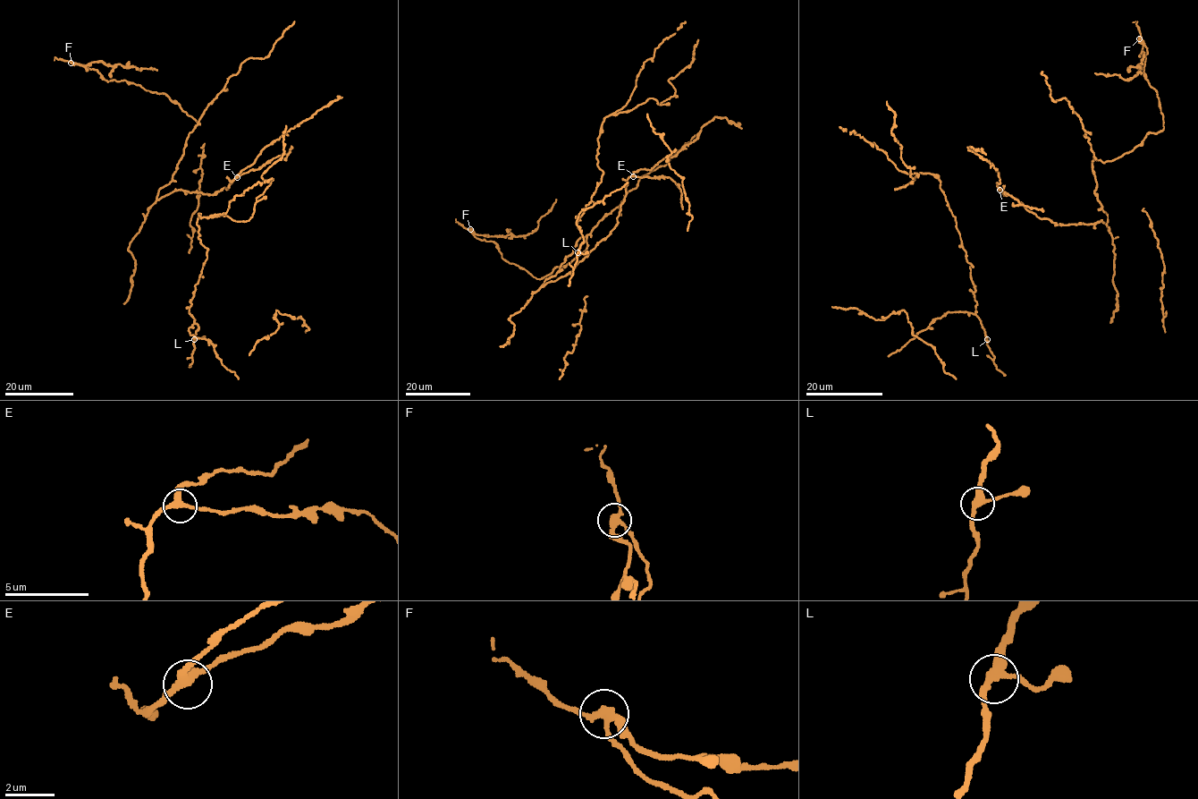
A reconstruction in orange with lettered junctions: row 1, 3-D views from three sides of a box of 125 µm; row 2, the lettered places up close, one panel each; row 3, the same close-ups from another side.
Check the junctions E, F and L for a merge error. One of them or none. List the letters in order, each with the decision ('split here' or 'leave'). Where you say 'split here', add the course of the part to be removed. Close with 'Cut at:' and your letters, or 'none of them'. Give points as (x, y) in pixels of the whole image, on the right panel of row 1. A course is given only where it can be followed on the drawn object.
E: leave
F: split here; foreign part runs (1140, 38), (1144, 53), (1137, 74), (1126, 80), (1117, 75), (1094, 72)
L: leave
Cut at: F

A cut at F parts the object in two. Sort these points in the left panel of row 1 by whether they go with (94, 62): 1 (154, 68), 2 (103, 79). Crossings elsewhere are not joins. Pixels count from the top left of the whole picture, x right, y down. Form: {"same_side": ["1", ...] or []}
{"same_side": ["1"]}

